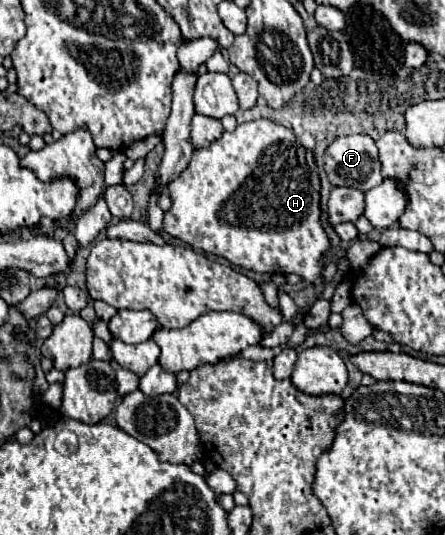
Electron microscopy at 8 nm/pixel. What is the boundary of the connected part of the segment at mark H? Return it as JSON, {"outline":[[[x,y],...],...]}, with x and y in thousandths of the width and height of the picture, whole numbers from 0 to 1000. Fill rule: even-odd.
{"outline":[[[582,221],[582,224],[564,224],[564,228],[546,228],[533,236],[533,243],[524,247],[501,247],[492,262],[474,265],[474,273],[456,277],[456,280],[438,280],[434,284],[434,295],[425,303],[425,310],[380,340],[375,348],[380,355],[380,366],[384,366],[384,389],[371,396],[371,407],[366,407],[366,430],[380,434],[384,441],[398,441],[407,445],[411,452],[429,456],[434,464],[447,464],[465,475],[483,475],[483,479],[497,479],[506,486],[515,486],[519,493],[528,497],[542,497],[551,505],[569,505],[569,508],[627,508],[627,512],[667,512],[676,516],[685,527],[699,527],[699,531],[721,531],[726,527],[726,479],[730,471],[739,467],[744,460],[744,449],[739,441],[730,437],[726,422],[721,422],[721,340],[717,340],[717,321],[712,321],[712,307],[694,303],[690,295],[690,280],[667,265],[663,250],[631,236],[631,232],[618,232],[600,221]]]}

